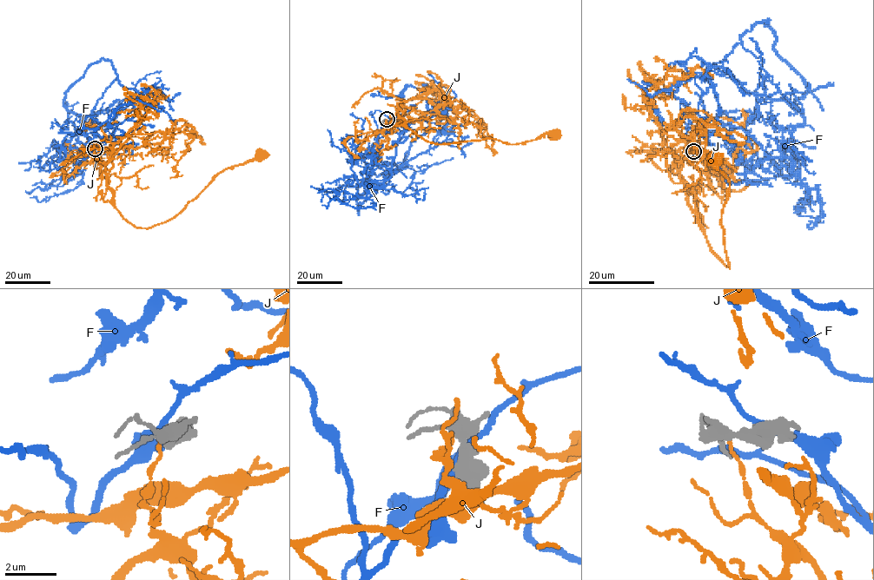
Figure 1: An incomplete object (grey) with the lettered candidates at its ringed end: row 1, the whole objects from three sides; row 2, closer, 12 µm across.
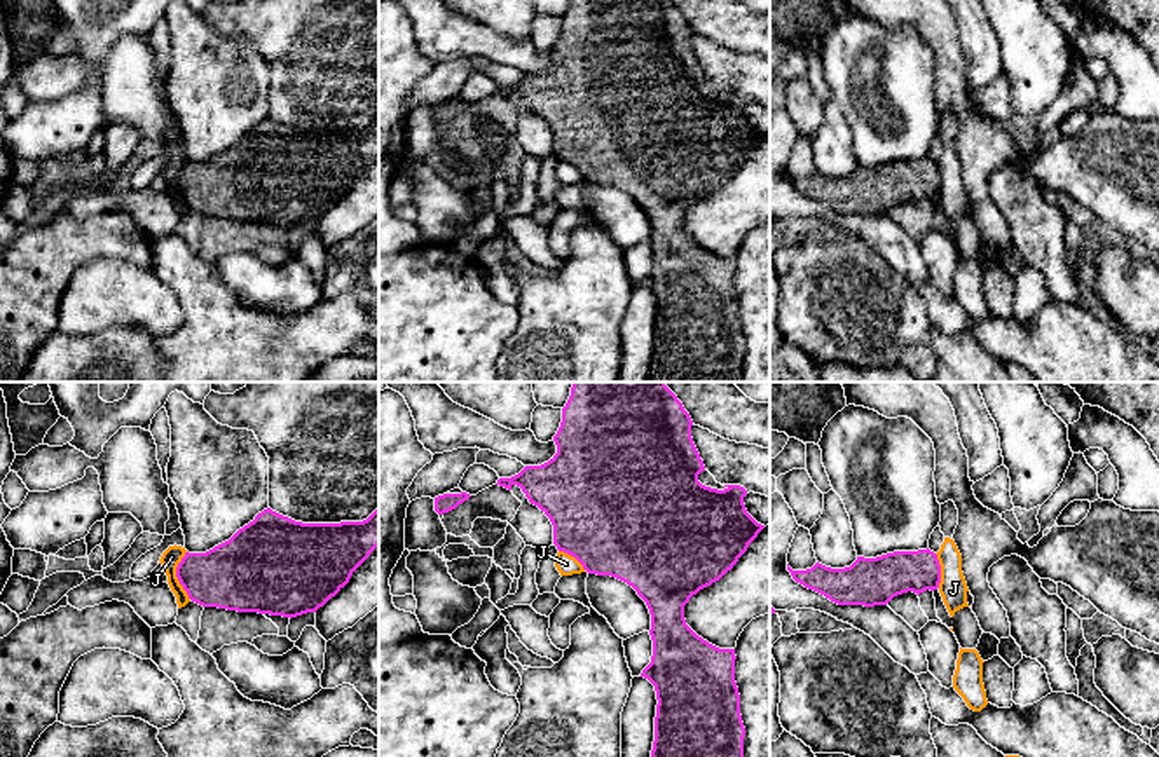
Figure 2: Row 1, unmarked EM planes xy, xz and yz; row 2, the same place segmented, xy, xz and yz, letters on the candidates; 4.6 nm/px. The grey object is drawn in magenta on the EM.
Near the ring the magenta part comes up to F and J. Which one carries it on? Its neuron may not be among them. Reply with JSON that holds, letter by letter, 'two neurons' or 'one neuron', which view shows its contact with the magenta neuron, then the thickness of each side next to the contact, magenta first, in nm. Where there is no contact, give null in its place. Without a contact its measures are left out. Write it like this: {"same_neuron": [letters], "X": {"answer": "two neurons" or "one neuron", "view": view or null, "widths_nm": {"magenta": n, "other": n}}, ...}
{"same_neuron": [], "F": {"answer": "two neurons", "view": null}, "J": {"answer": "two neurons", "view": "xy", "widths_nm": {"magenta": 300, "other": 90}}}

